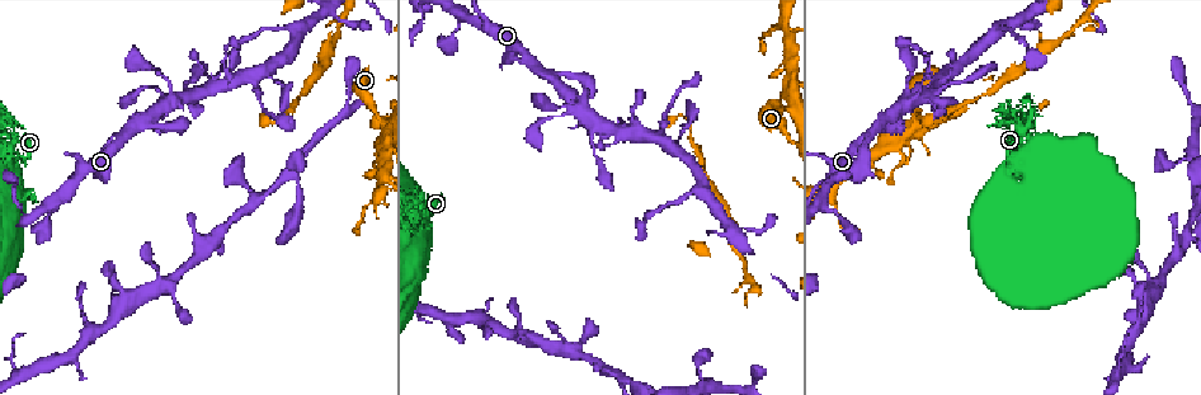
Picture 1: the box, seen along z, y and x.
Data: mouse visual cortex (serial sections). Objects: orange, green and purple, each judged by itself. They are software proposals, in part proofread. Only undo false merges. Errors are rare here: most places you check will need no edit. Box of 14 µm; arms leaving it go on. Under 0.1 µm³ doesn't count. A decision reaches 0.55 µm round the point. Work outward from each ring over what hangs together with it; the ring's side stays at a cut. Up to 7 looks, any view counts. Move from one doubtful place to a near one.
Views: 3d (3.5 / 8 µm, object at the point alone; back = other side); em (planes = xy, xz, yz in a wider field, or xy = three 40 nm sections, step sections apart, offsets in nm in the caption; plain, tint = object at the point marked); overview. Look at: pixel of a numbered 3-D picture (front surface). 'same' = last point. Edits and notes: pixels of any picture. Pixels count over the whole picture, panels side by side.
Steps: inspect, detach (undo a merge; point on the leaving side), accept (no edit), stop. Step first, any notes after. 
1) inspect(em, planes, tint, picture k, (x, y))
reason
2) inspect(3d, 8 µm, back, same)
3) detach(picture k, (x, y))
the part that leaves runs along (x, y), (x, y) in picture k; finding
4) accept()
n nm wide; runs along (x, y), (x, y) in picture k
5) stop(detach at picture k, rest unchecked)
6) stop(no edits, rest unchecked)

inspect(3d, 8 µm, picture 1, (1004, 119))

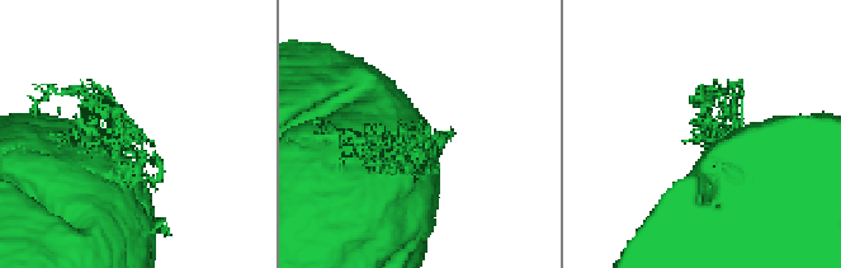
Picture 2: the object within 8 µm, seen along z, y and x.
inspect(3d, 3.5 µm, picture 2, (136, 129))
closer look

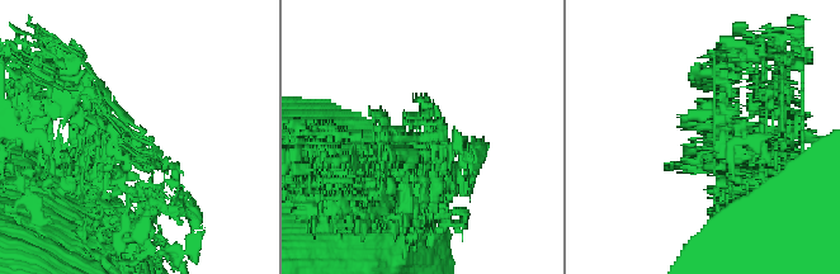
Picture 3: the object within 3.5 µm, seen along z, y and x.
inspect(em, planes, tint, picture 3, (423, 145))
need the tissue

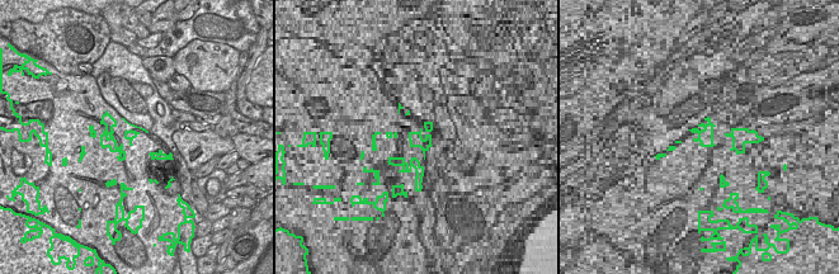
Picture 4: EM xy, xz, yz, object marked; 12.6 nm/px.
accept()
runs along (177, 193), (131, 123), (95, 123) in picture 3; all the same cell

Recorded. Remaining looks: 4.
inspect(3d, 3.5 µm, picture 1, (901, 153))
thick turns thin

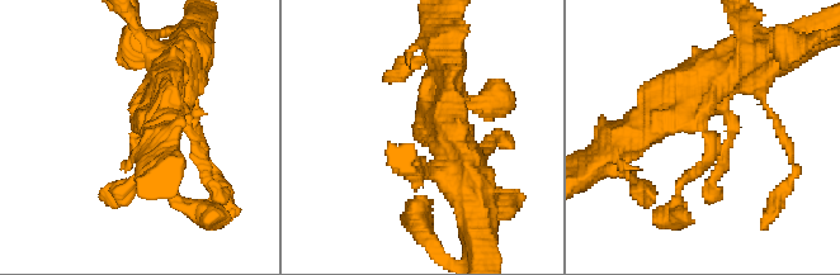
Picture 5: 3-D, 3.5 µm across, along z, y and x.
inspect(em, xy, step 5, tint, picture 5, (138, 136))
arms of 150, 450 nm; now the EM

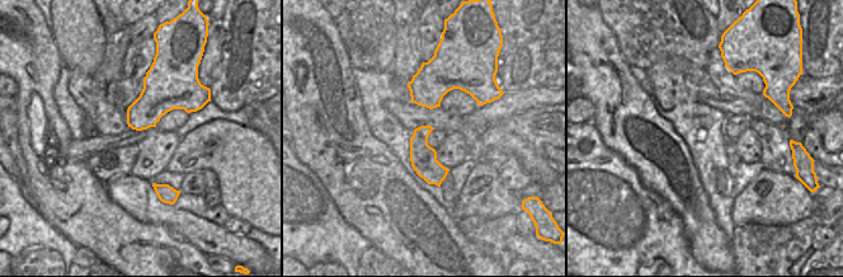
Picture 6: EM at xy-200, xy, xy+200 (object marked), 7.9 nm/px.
accept()
runs along (712, 81), (683, 104), (712, 155), (676, 198) in picture 5; all the same cell

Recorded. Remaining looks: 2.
inspect(3d, 3.5 µm, picture 1, (575, 101))
looks like a crossing

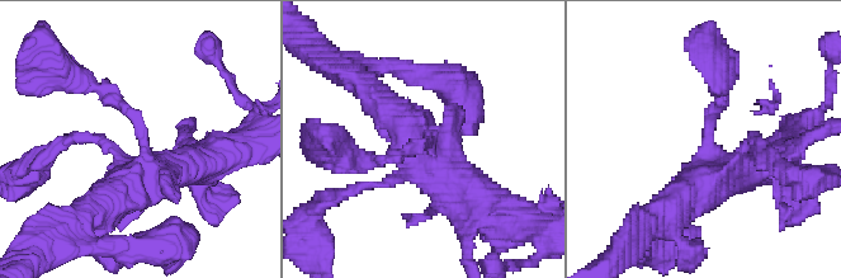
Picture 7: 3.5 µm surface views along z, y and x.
inspect(em, xy, step 5, tint, picture 7, (431, 139))
now the EM

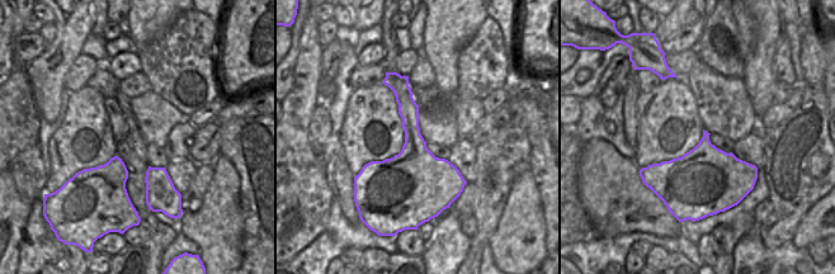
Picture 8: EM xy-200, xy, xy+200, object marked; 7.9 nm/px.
accept()
400 nm wide; runs along (371, 92), (440, 166), (487, 205) in picture 7; one cell here

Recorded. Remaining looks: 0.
stop(no edits, rest unchecked)

